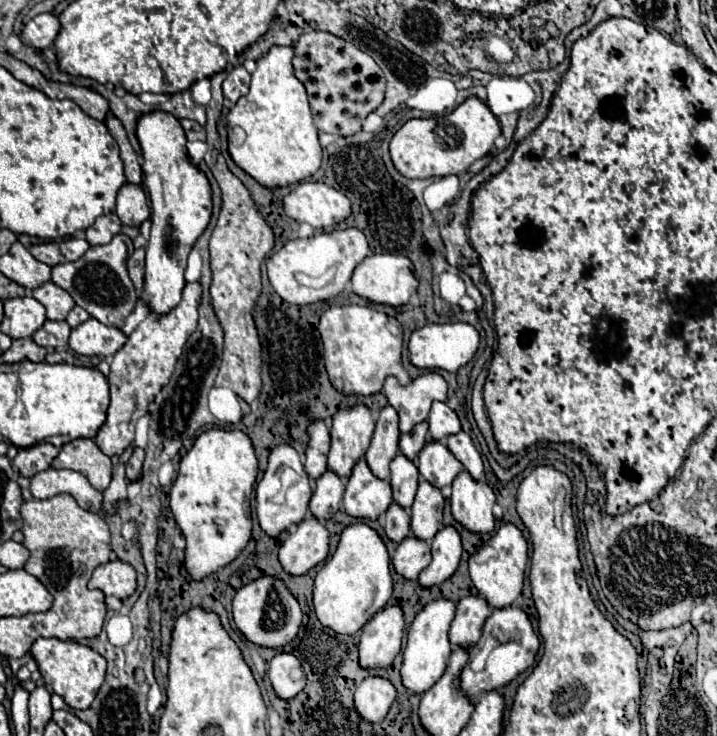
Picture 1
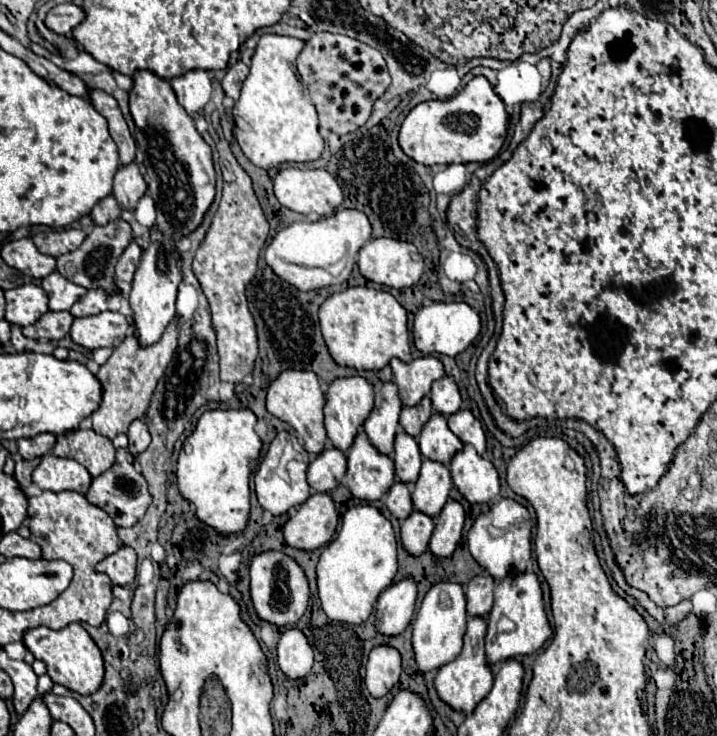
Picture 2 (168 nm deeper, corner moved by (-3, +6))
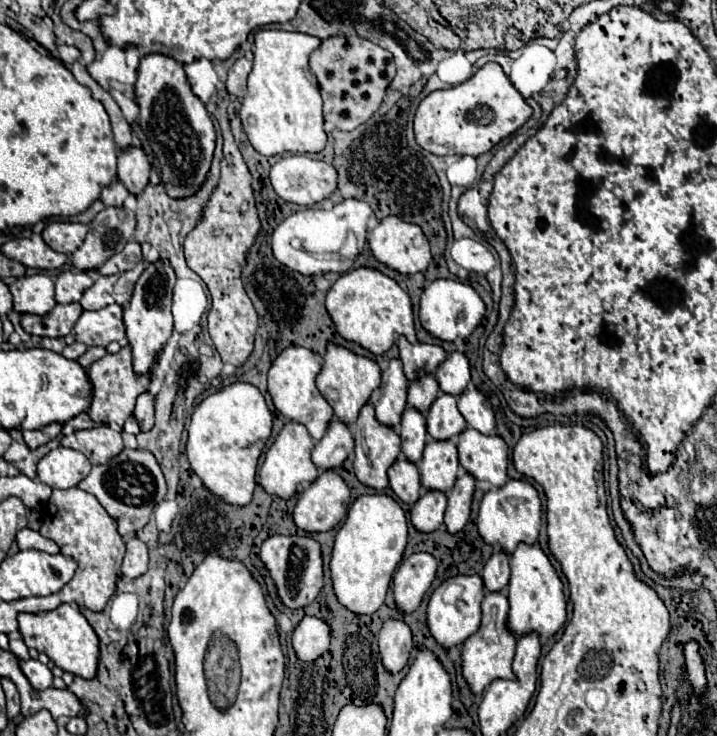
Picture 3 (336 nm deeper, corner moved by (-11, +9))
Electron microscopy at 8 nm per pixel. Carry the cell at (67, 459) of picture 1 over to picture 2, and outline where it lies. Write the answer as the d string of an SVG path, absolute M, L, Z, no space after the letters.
M73 430L59 436L53 454L83 464L91 476L107 472L115 462L115 448L111 440L95 434L93 430Z

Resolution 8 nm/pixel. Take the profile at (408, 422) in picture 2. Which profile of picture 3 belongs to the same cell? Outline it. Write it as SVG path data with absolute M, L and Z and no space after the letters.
M427 373L421 379L415 379L409 383L407 405L419 407L419 411L425 413L431 407L431 403L437 399L437 395L439 395L439 383L431 373Z

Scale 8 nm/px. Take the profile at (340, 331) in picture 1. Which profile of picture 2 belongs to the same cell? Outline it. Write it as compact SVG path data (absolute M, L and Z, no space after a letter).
M361 286L337 292L321 304L319 320L329 352L343 368L377 372L385 368L393 356L399 356L405 364L411 362L405 308L389 292Z

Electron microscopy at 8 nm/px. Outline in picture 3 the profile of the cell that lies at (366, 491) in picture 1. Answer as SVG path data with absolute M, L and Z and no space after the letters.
M365 403L359 411L359 417L355 421L355 425L351 427L353 435L355 435L355 461L353 461L353 467L355 467L355 475L361 483L365 483L367 487L373 487L377 491L385 489L389 485L389 479L387 479L387 467L391 467L391 463L397 461L399 453L401 453L401 439L399 439L399 433L389 427L389 425L383 425L377 421L375 417L375 411L369 403Z

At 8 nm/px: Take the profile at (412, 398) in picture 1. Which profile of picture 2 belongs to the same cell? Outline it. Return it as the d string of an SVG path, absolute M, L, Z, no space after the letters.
M433 356L417 358L411 364L403 364L393 358L389 366L403 406L417 406L431 392L431 384L445 376L443 364Z

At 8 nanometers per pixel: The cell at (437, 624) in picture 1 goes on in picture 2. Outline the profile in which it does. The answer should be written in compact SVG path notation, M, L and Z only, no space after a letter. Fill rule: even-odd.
M453 582L435 584L425 594L419 612L413 620L413 650L415 650L415 662L419 672L437 670L459 656L459 650L463 646L465 624L467 624L467 612L465 612L465 594L461 584L453 584ZM441 594L447 594L449 606L441 604Z

